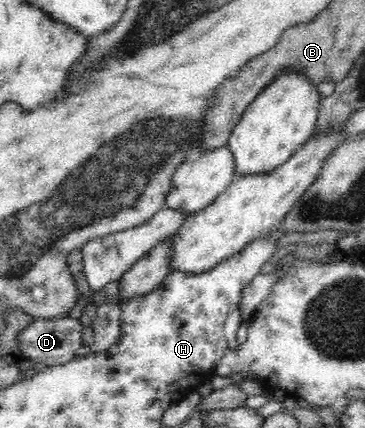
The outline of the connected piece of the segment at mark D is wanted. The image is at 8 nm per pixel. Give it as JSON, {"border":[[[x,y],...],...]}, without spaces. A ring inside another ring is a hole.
{"border":[[[70,316],[58,319],[43,319],[35,317],[33,323],[28,325],[17,336],[20,352],[29,363],[41,363],[46,366],[62,365],[71,362],[76,357],[76,350],[82,345],[82,332],[84,326],[79,319]]]}

